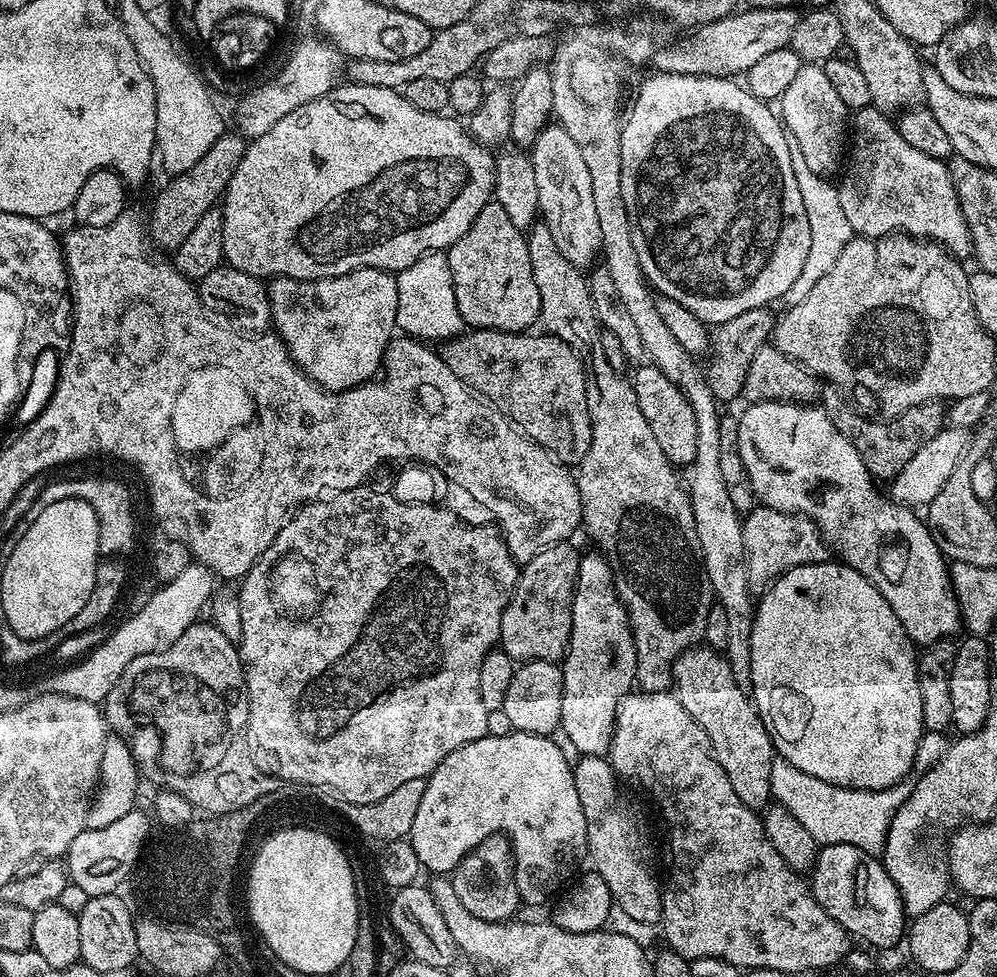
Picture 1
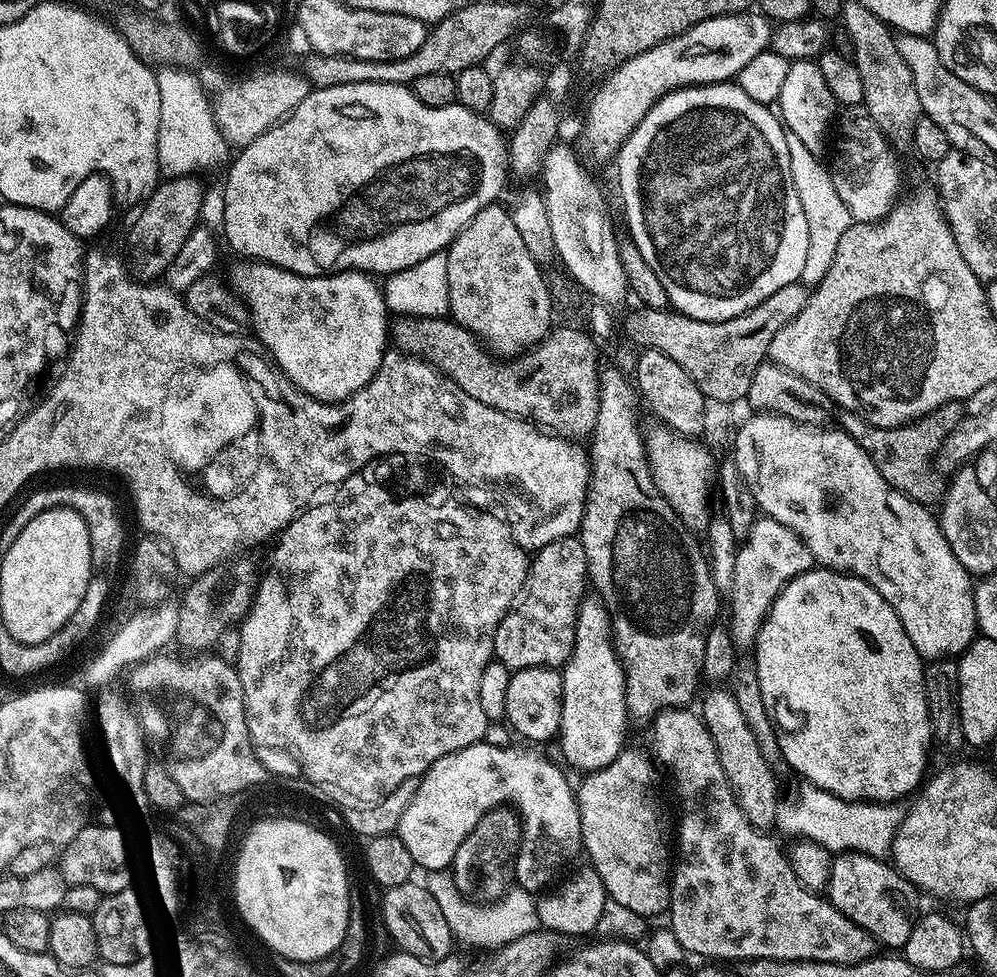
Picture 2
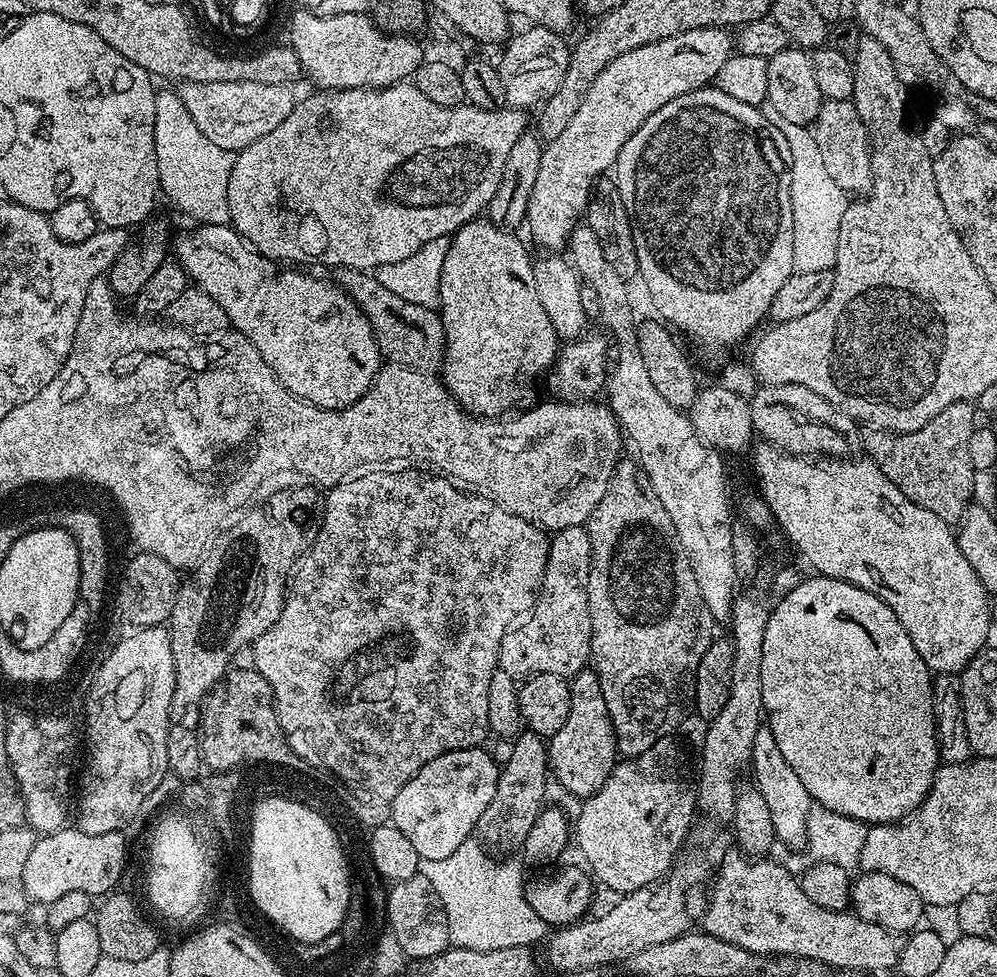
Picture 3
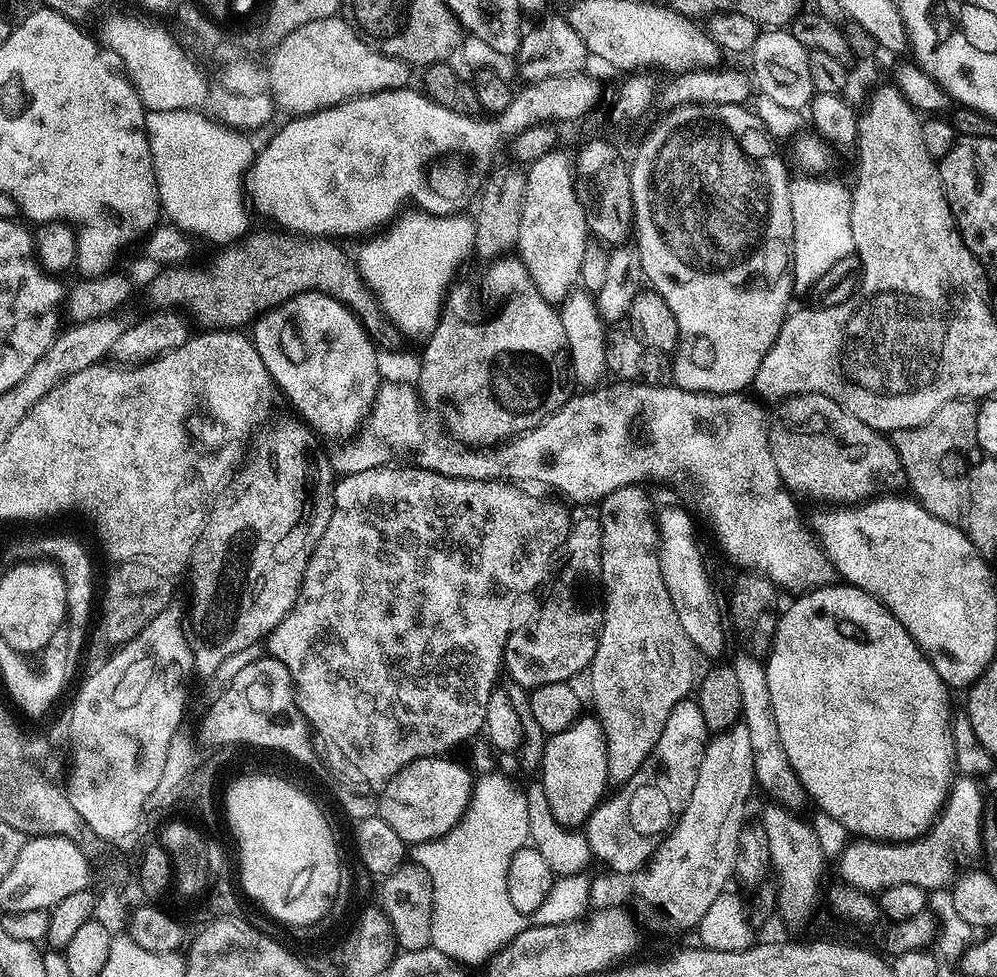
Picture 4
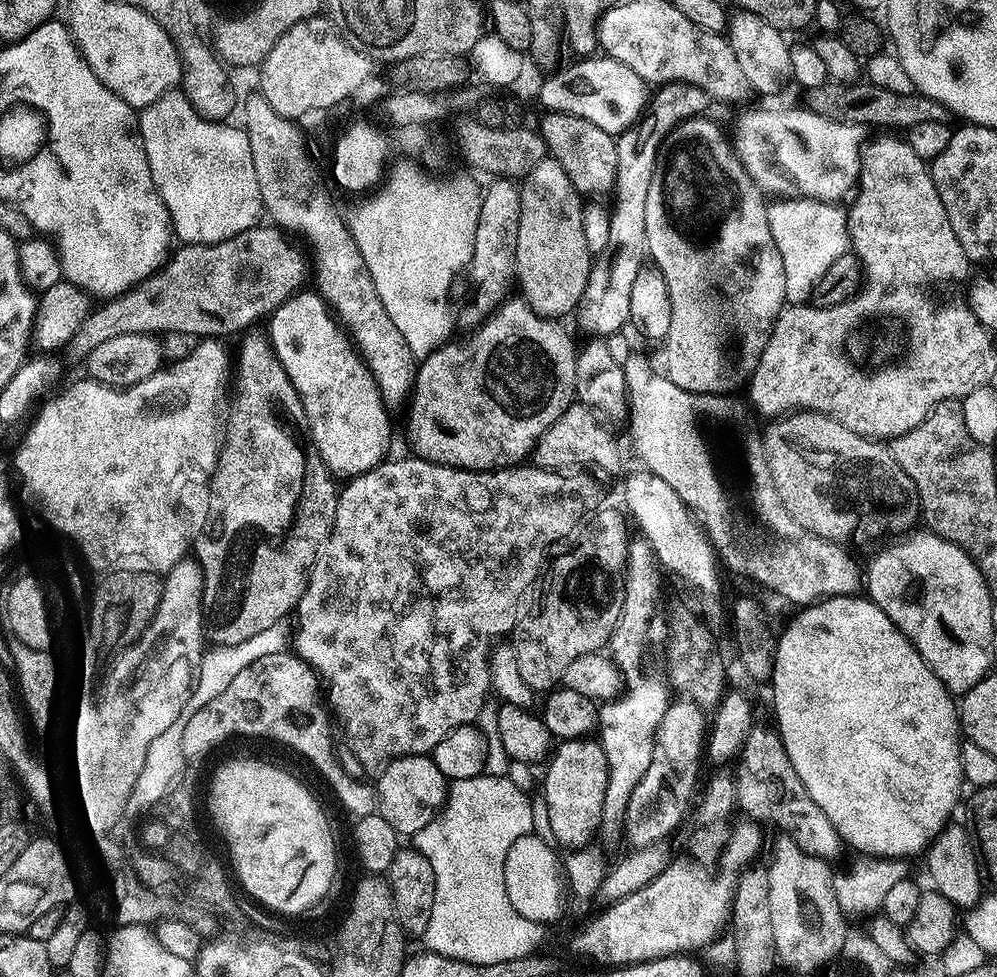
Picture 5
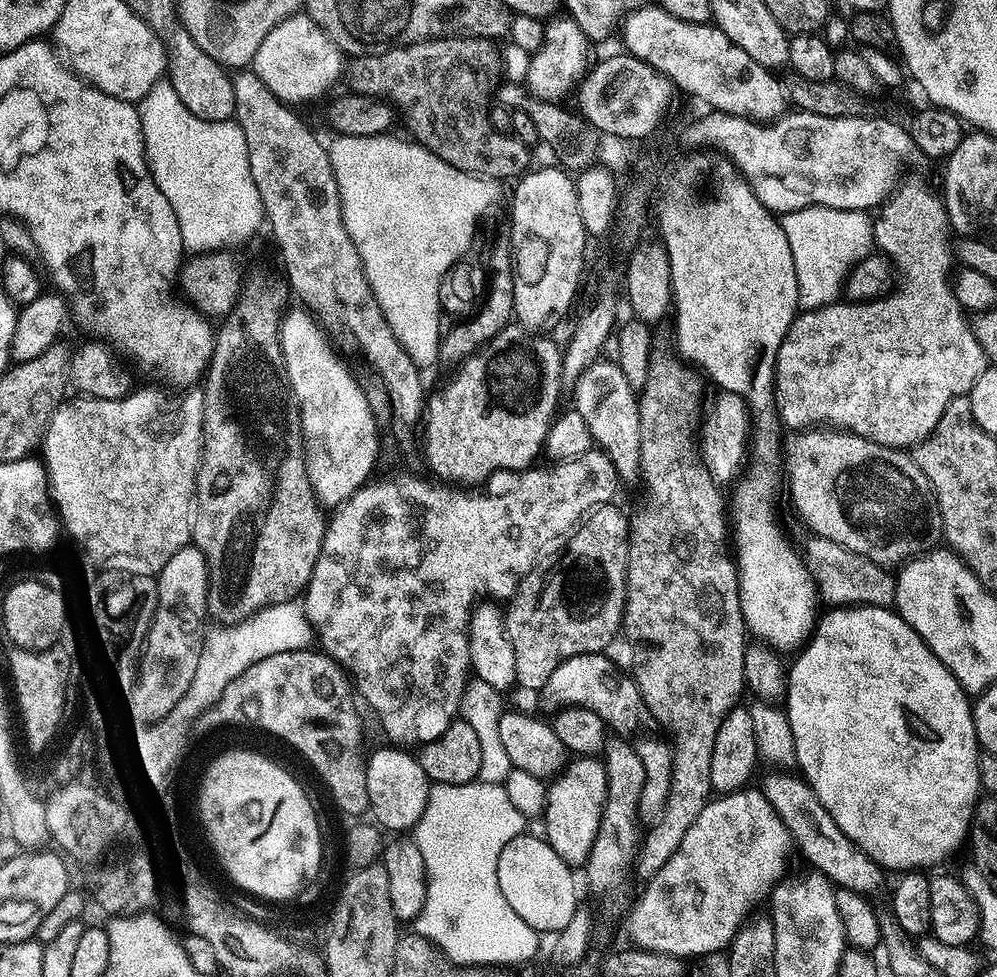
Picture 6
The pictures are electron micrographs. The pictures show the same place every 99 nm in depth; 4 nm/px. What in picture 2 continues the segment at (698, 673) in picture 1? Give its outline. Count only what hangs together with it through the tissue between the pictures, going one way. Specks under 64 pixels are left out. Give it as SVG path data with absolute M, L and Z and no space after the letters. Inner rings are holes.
M731 691L710 693L704 700L702 719L716 743L718 758L722 762L728 785L732 788L736 805L754 827L761 830L771 829L776 823L776 815L781 805L780 788L776 785L775 774L772 773L775 772L773 765L768 764L766 758L762 758L754 733L750 731L746 718L742 718L742 710L738 710L738 702Z

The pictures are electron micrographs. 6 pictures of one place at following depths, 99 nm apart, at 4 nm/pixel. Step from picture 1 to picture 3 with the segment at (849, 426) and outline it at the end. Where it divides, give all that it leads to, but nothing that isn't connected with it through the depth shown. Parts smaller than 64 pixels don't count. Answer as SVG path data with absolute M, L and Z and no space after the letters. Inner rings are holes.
M967 400L954 402L946 406L946 410L934 414L926 426L913 432L885 432L882 428L868 428L862 436L862 448L868 451L865 452L867 459L873 460L878 470L882 470L882 474L886 474L886 478L890 478L890 482L894 482L894 486L898 486L898 490L910 498L910 502L922 506L922 510L930 510L930 514L938 514L938 518L960 522L973 503L972 491L978 479L974 462L970 462L970 438L978 424L976 416L978 408L975 403Z

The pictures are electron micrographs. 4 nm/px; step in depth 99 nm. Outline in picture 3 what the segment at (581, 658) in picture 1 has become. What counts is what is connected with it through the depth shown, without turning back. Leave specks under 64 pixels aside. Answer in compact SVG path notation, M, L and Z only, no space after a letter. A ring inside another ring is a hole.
M585 670L571 677L572 701L570 714L558 734L547 741L548 767L551 775L564 787L569 797L593 796L606 782L606 778L618 763L616 735L606 710L606 698L602 698L602 686L595 671Z

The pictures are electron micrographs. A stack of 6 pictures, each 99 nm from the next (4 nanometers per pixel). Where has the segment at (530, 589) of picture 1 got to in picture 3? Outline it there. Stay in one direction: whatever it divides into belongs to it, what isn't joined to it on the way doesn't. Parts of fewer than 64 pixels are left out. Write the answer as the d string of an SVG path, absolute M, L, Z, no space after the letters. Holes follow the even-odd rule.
M585 525L566 526L551 537L548 565L534 603L527 613L528 621L509 628L500 643L499 671L517 678L538 674L558 674L571 678L589 667L593 659L588 597L588 567L591 564L592 547Z

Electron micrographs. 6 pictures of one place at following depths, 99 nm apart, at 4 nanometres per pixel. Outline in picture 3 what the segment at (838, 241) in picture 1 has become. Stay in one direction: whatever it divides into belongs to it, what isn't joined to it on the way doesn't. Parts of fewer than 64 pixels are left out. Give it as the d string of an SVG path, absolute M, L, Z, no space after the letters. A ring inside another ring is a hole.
M767 102L759 106L758 112L784 135L788 143L788 156L792 159L792 177L786 180L786 185L793 207L794 269L797 272L835 269L838 234L842 226L842 214L846 214L850 203L849 193L843 192L838 182L830 178L809 125L789 122Z

